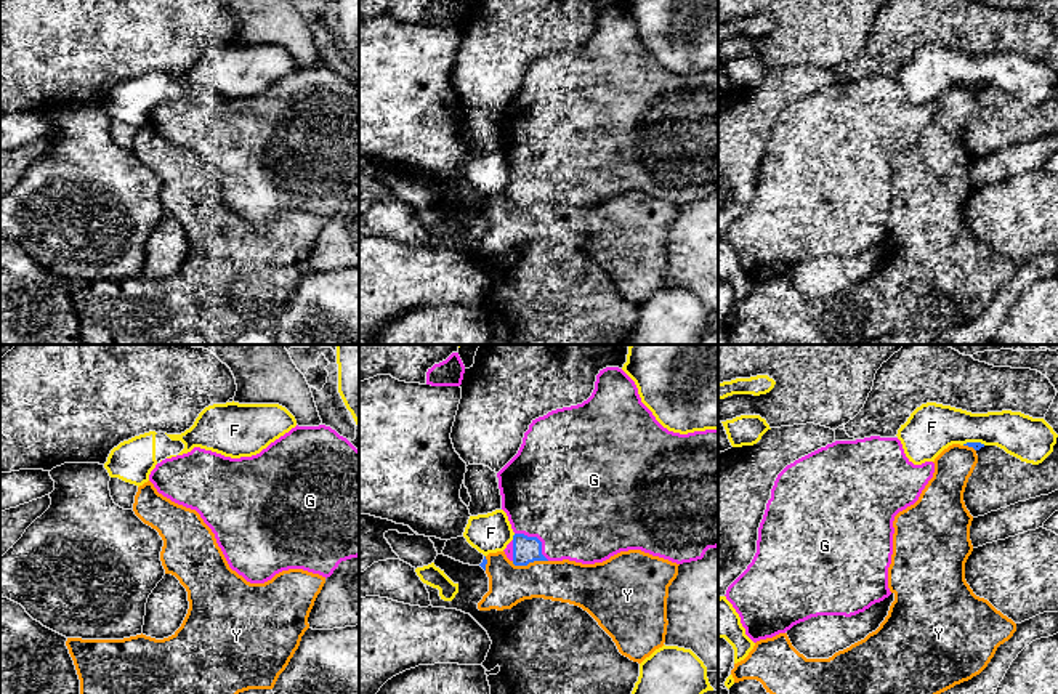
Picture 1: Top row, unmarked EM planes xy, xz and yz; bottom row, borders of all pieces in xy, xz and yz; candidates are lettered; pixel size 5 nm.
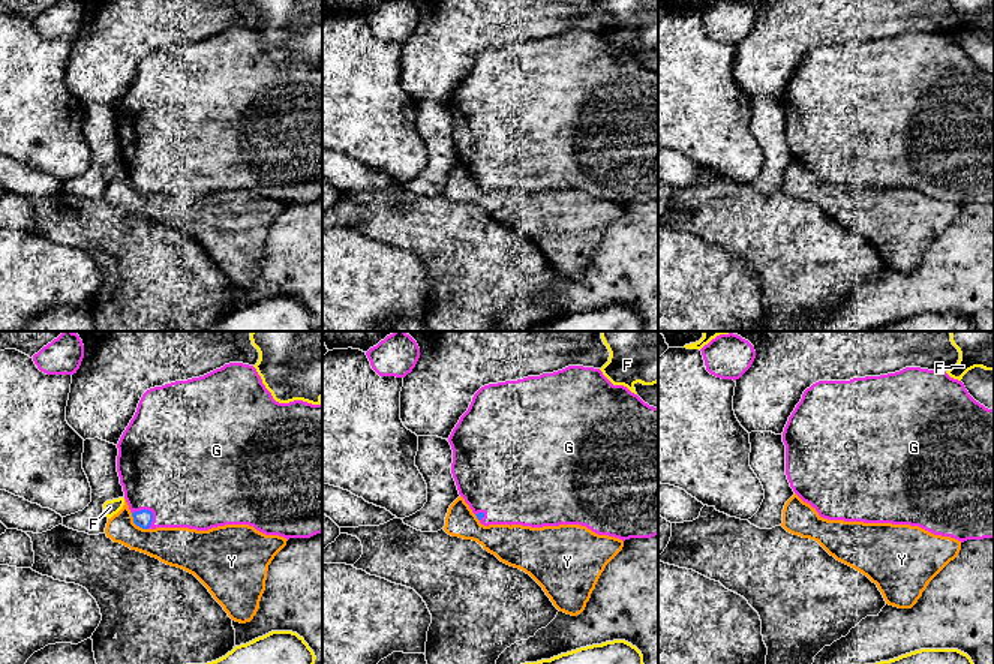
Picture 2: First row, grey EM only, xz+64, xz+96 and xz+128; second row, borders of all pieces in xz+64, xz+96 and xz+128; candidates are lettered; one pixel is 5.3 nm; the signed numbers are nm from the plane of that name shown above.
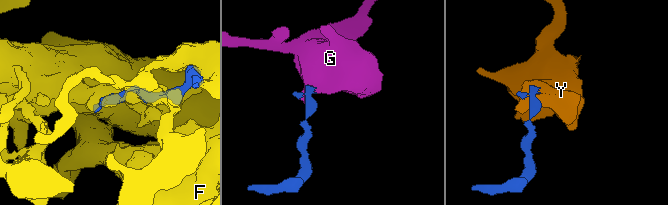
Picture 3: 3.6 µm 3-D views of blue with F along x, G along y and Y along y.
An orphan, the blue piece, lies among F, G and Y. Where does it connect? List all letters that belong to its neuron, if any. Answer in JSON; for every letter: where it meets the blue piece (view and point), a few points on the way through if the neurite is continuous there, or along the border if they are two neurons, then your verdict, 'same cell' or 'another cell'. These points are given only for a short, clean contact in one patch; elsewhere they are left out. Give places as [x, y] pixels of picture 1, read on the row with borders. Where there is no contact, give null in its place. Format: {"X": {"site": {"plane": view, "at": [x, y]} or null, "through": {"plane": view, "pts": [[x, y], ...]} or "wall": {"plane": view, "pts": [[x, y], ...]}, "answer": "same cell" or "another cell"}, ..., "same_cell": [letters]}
{"F": {"site": {"plane": "xz", "at": [513, 537]}, "answer": "another cell"}, "G": {"site": {"plane": "xz", "at": [537, 539]}, "through": {"plane": "xz", "pts": [[526, 550], [537, 539], [569, 500]]}, "answer": "same cell"}, "Y": {"site": {"plane": "xz", "at": [529, 561]}, "answer": "another cell"}, "same_cell": ["G"]}

